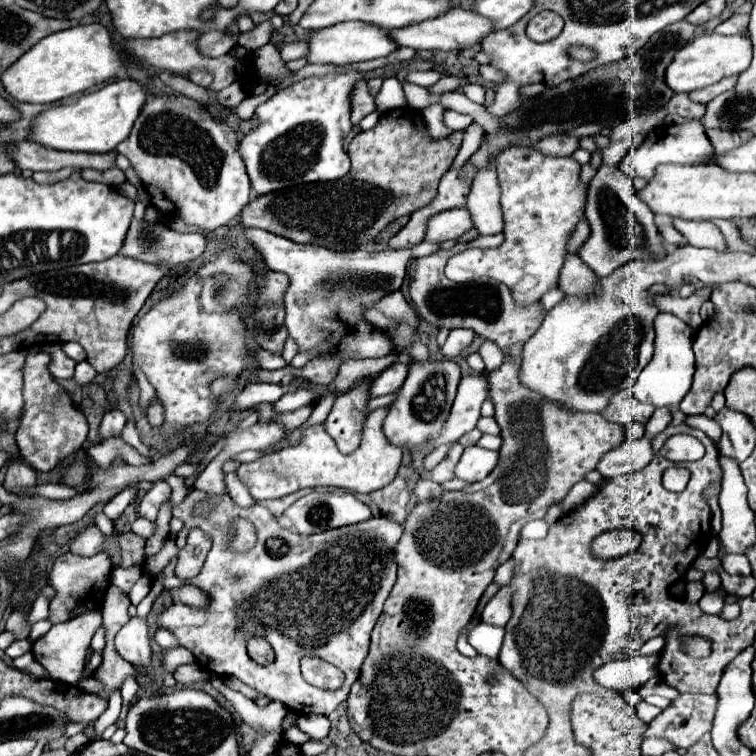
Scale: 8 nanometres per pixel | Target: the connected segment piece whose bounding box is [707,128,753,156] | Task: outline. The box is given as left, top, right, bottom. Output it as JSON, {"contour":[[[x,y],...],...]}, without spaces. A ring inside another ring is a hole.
{"contour":[[[707,128],[707,138],[711,140],[715,154],[723,156],[725,152],[729,152],[729,148],[741,146],[745,140],[749,140],[753,136],[753,132],[745,132],[745,130],[719,130],[719,128]]]}

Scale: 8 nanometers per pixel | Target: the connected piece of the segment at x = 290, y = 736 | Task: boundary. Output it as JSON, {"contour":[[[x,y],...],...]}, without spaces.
{"contour":[[[293,726],[293,728],[287,728],[287,730],[285,730],[285,742],[289,742],[289,744],[301,746],[301,744],[305,744],[307,740],[309,740],[309,736],[307,736],[307,734],[303,734],[297,726]]]}

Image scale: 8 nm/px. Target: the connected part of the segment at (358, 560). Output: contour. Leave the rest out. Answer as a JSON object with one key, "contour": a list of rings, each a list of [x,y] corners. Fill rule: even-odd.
{"contour":[[[193,490],[191,494],[187,494],[185,500],[173,508],[173,516],[185,522],[183,530],[177,534],[179,548],[185,546],[187,534],[193,526],[199,526],[203,532],[207,532],[213,538],[213,548],[209,550],[201,572],[187,582],[183,582],[175,576],[173,568],[175,568],[177,558],[173,558],[159,574],[163,578],[163,588],[171,590],[171,588],[179,588],[181,584],[195,584],[209,596],[209,604],[203,608],[193,608],[193,606],[185,606],[185,604],[171,604],[161,614],[157,614],[157,626],[171,630],[173,636],[179,640],[179,646],[191,650],[193,656],[201,662],[201,666],[205,666],[207,672],[221,676],[221,678],[239,678],[247,686],[255,688],[257,692],[263,692],[265,696],[281,696],[281,698],[285,698],[283,704],[289,710],[295,710],[301,714],[329,716],[343,700],[347,700],[349,688],[357,680],[361,664],[367,656],[371,630],[373,630],[373,626],[383,610],[383,604],[396,582],[397,565],[393,564],[393,546],[403,536],[403,526],[389,516],[381,516],[381,518],[369,518],[359,524],[327,530],[321,534],[301,536],[297,532],[281,528],[277,524],[275,516],[261,504],[241,508],[227,494],[207,496],[201,490]],[[199,500],[211,500],[215,504],[215,510],[211,512],[209,518],[193,518],[193,514],[191,514],[193,506]],[[235,516],[243,516],[243,518],[251,520],[257,528],[257,534],[259,534],[255,548],[243,556],[227,550],[229,522]],[[249,636],[261,636],[273,646],[273,650],[275,650],[273,664],[259,666],[249,658],[247,648],[245,648],[245,640]],[[303,656],[317,656],[317,658],[327,660],[329,664],[341,668],[345,672],[343,688],[339,692],[323,692],[319,688],[313,688],[307,682],[301,682],[299,660]]]}

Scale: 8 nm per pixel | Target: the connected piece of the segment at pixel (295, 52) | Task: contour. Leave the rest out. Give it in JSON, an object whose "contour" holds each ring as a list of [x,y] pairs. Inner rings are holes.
{"contour":[[[297,40],[297,42],[289,42],[281,48],[281,58],[283,62],[289,62],[289,60],[297,60],[297,58],[303,58],[307,52],[307,42],[305,40]]]}

